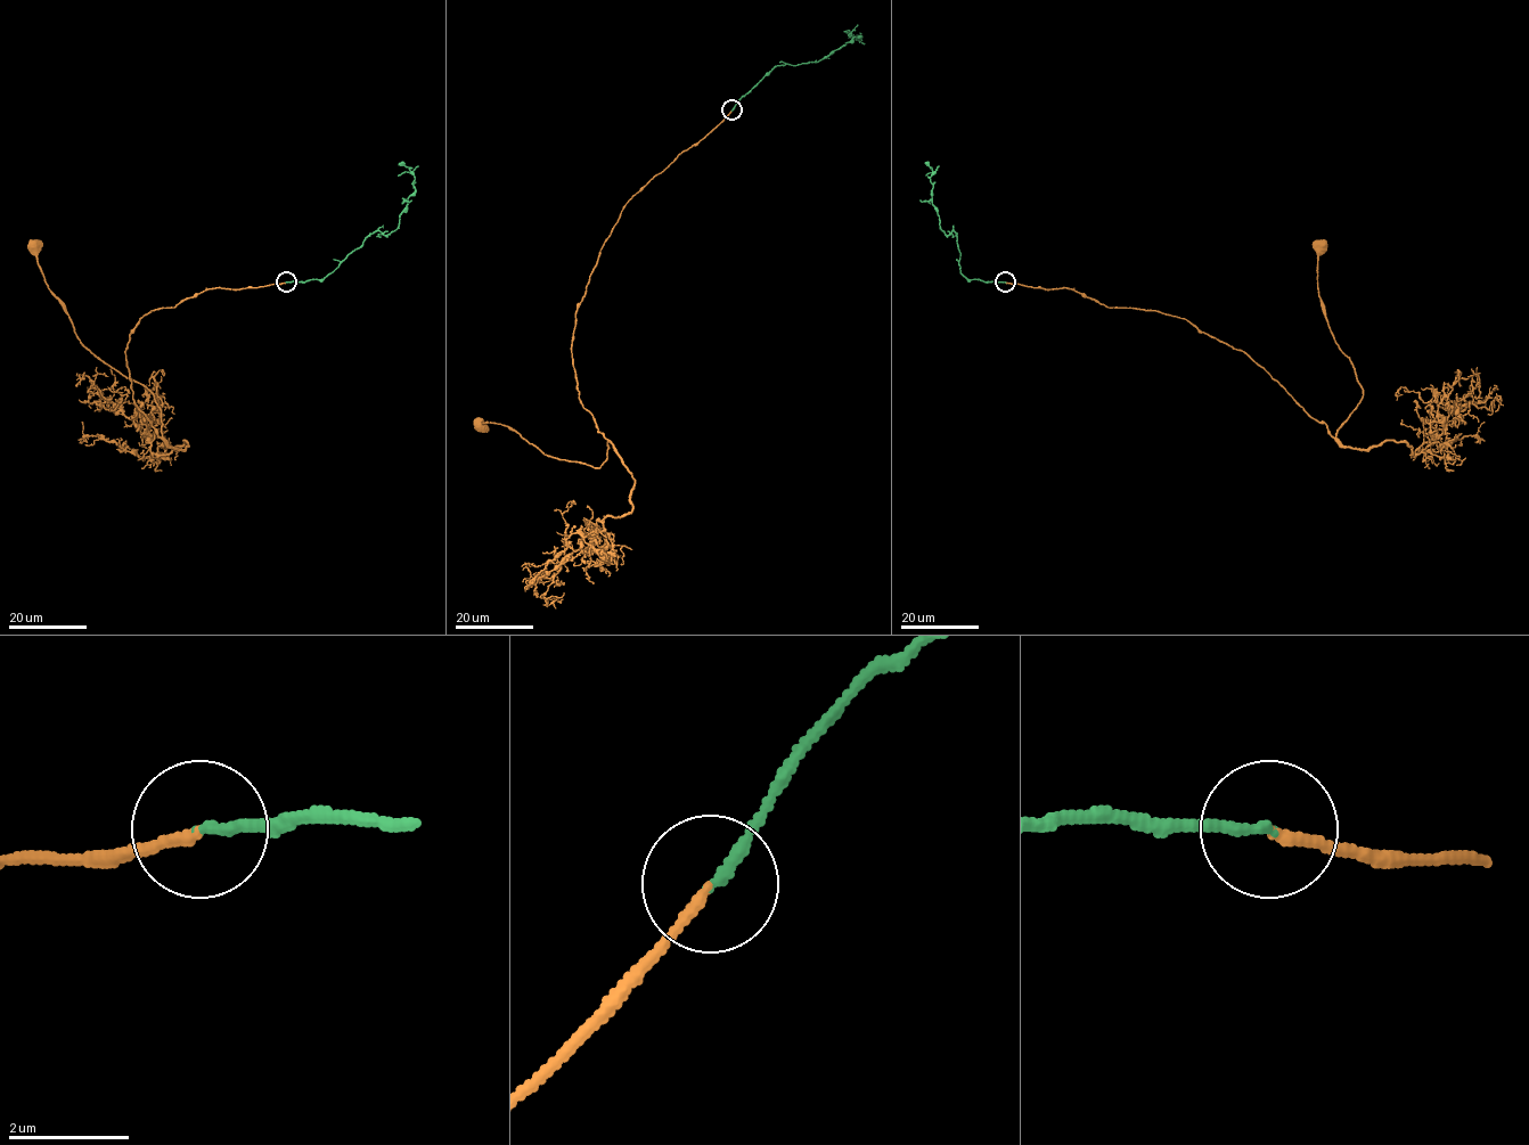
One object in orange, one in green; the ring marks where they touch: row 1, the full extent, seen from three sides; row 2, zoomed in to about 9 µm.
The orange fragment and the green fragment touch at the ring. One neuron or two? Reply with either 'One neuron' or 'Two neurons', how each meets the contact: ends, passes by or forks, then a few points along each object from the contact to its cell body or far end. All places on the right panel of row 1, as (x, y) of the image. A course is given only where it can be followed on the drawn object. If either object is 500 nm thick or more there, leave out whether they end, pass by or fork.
One neuron. At the ring orange ends. At the ring green ends. Course of orange: (1005, 281), (1073, 288), (1108, 308), (1188, 320), (1251, 357), (1334, 436), (1363, 389), (1318, 294), (1322, 244). Course of green: (1005, 281), (969, 279), (961, 272), (957, 234), (946, 235), (940, 228), (932, 203), (933, 171), (926, 164)

